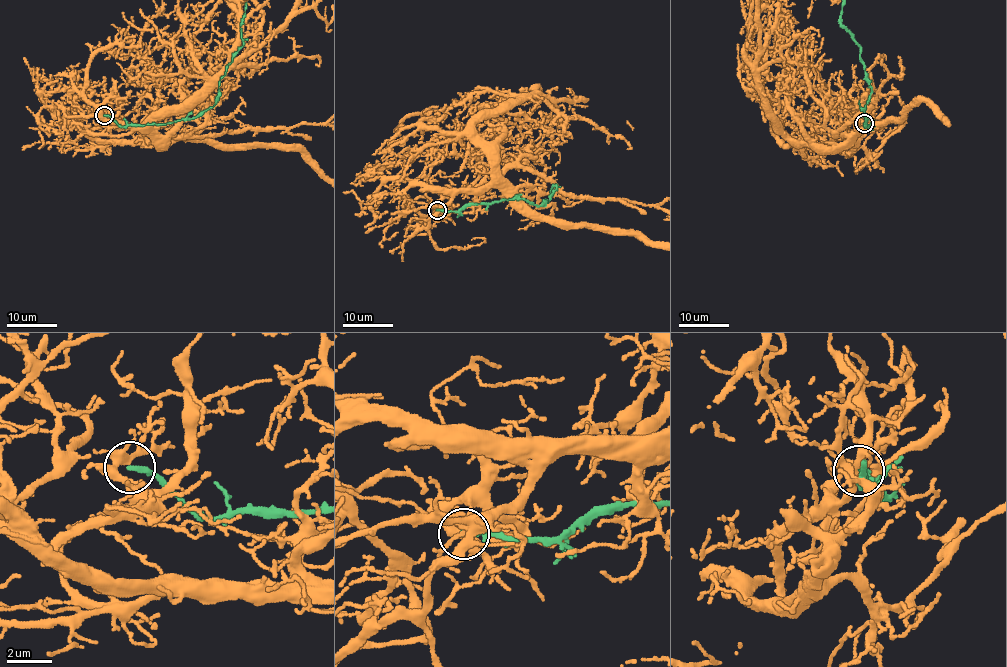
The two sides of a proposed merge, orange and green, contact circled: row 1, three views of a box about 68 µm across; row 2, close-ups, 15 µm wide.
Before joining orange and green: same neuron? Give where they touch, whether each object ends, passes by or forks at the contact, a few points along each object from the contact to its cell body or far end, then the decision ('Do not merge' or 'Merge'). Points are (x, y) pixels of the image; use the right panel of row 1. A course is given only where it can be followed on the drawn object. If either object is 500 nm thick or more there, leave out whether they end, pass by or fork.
Place: (864, 123). At the ring orange forks. At the ring green ends. Course of orange: (864, 123), (849, 153), (856, 143), (811, 147), (788, 138), (764, 95). Course of green: (864, 123), (870, 129), (865, 125), (864, 113), (871, 90), (859, 56), (860, 47), (841, 24). Do not merge

